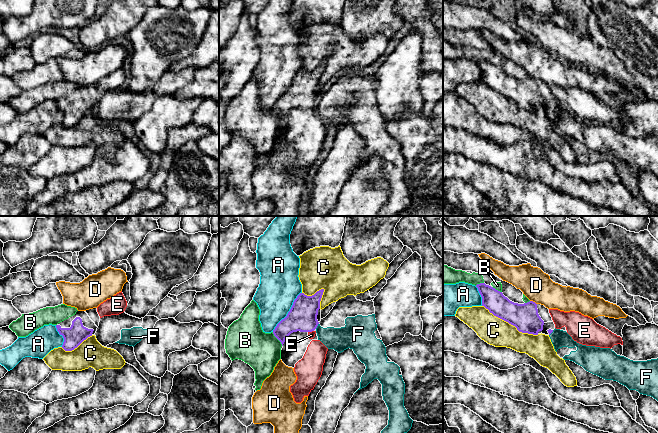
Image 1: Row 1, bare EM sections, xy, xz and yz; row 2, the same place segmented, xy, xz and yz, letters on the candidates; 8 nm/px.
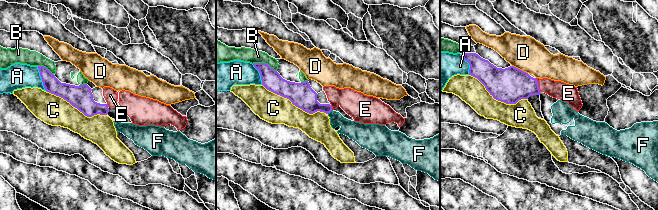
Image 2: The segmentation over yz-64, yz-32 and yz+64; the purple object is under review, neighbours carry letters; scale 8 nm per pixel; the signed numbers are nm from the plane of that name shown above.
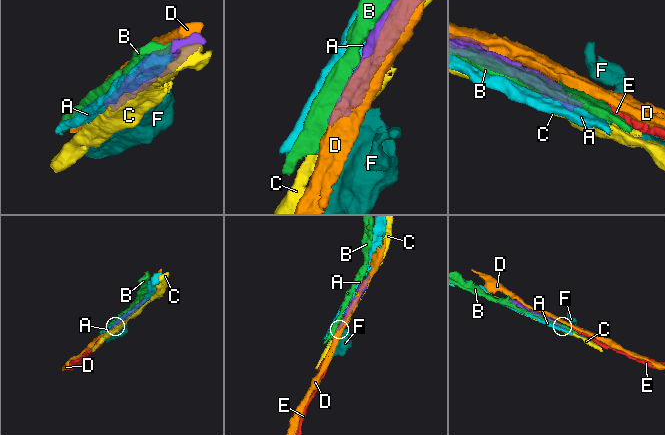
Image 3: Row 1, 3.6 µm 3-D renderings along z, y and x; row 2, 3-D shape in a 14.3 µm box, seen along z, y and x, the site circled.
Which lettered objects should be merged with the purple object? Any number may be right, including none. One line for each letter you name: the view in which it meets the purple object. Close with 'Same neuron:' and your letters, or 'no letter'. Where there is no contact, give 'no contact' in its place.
E: contact in xz
Same neuron: E

